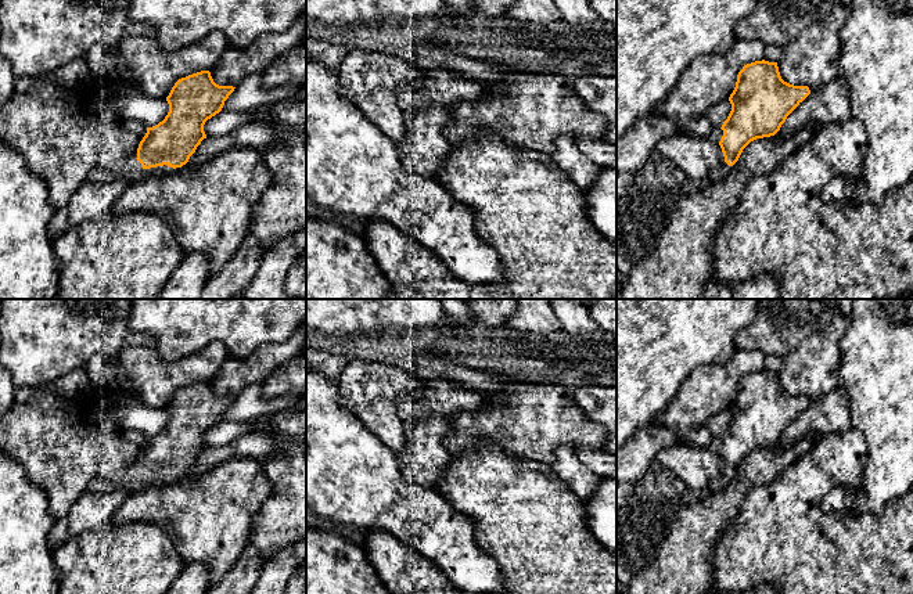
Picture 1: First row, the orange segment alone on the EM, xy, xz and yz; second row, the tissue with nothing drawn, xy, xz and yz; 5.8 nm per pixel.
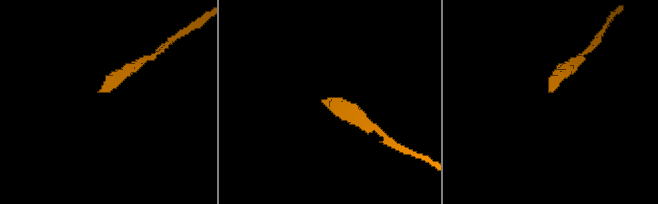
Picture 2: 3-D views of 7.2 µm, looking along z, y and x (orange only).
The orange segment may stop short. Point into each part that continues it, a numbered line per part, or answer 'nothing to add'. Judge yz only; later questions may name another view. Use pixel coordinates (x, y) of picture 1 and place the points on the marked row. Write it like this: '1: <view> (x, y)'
1: yz (722, 170)

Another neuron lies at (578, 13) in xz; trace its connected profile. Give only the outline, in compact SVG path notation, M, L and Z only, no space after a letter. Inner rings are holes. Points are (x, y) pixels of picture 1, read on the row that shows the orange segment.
M553 0L561 19L574 26L593 26L601 18L594 12L589 0Z

